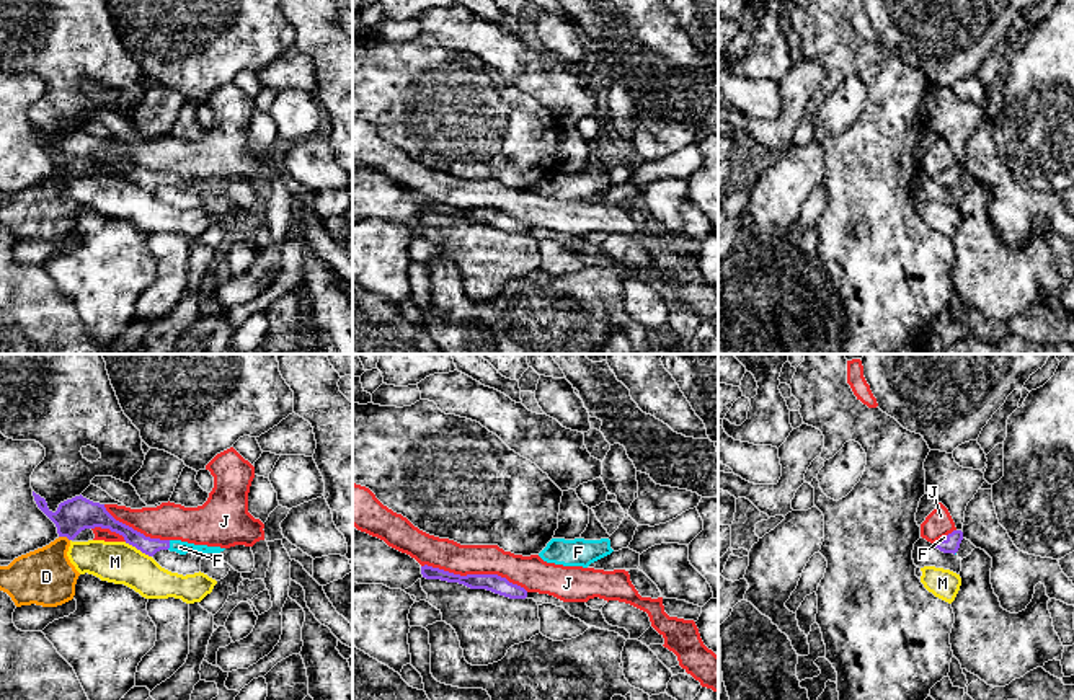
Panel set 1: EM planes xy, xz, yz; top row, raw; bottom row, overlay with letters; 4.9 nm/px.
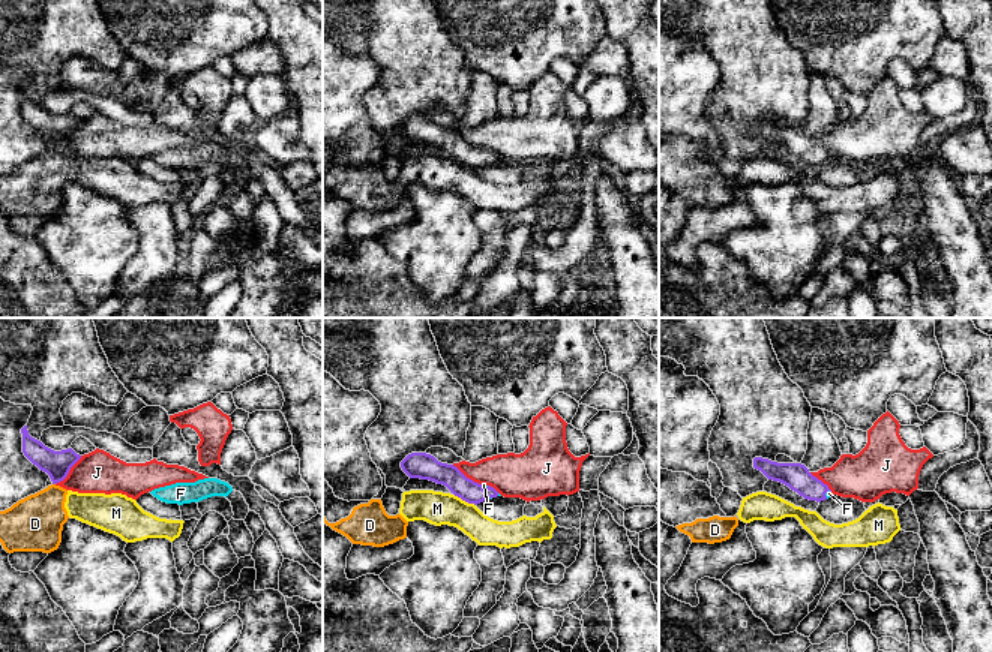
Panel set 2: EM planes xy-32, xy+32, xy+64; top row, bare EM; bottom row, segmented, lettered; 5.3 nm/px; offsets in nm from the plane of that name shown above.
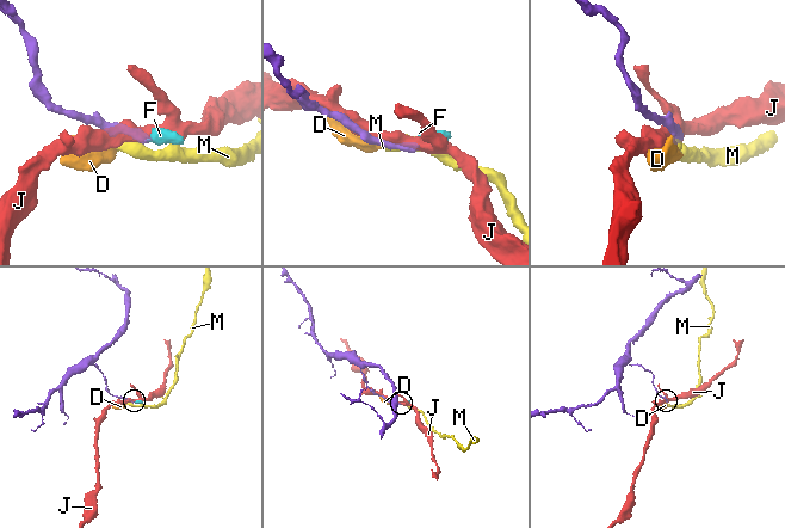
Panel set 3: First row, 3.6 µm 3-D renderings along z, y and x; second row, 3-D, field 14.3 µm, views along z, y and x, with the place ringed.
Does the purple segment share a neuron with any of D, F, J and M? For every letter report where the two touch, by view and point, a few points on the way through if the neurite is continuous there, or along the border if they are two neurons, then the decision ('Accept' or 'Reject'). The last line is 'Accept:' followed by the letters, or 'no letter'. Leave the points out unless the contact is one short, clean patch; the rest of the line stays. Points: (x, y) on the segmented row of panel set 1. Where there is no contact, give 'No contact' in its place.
D: Touches purple at xy (64, 536). Boundary: xy (59, 536), (69, 540). Reject
F: Touches purple at xy (168, 545). Path across: xy (147, 545), (168, 545), (180, 547). Accept
J: Touches purple at xz (475, 575). Reject
M: Touches purple at xy (137, 549). Boundary: xy (124, 542), (150, 557). Reject
Accept: F

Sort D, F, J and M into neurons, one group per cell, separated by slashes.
D M / F / J

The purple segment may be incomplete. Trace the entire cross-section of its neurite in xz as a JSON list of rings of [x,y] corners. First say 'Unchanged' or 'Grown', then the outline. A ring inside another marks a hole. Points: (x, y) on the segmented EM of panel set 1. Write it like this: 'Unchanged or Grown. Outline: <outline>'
Unchanged. Outline: [[[421,566],[421,574],[426,579],[441,579],[447,583],[459,583],[470,589],[486,589],[495,594],[509,597],[509,599],[526,599],[527,591],[517,584],[509,583],[506,578],[501,578],[498,574],[454,574],[439,568],[433,566]]]

